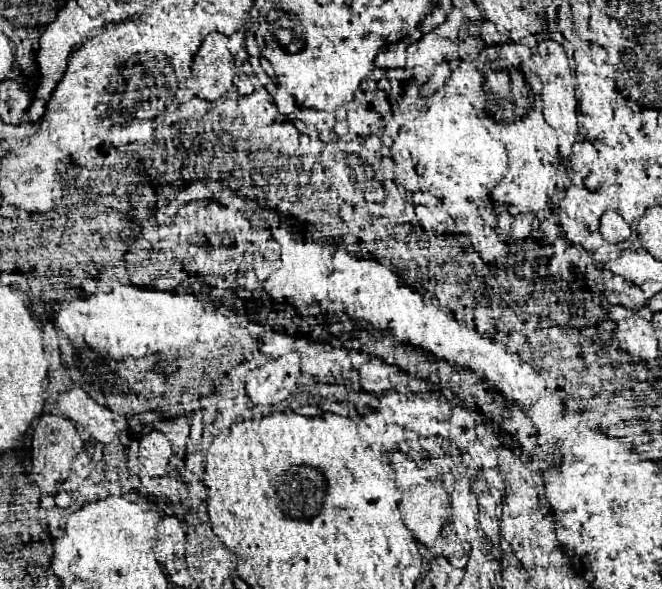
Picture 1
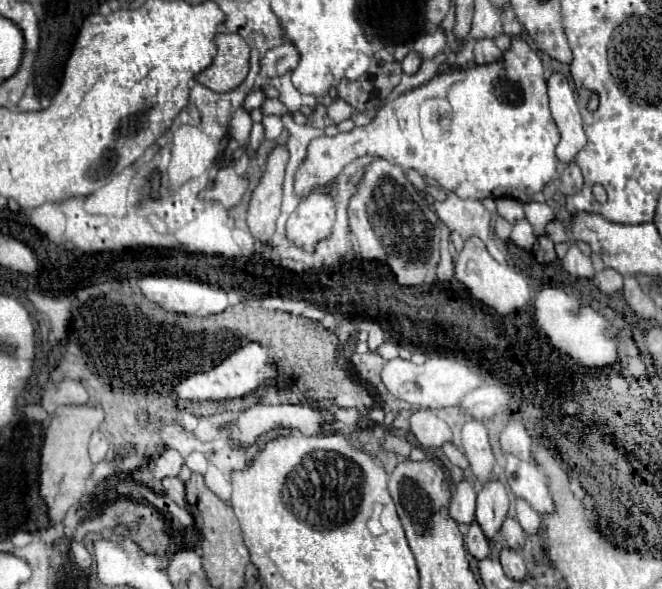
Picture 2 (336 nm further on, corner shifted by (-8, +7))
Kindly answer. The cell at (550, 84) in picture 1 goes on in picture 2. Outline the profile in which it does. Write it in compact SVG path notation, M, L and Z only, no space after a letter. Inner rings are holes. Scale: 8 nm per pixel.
M552 74L548 78L548 98L550 112L560 132L560 142L556 146L556 158L560 162L572 162L574 156L584 148L586 134L582 128L580 110L574 92L562 74Z

